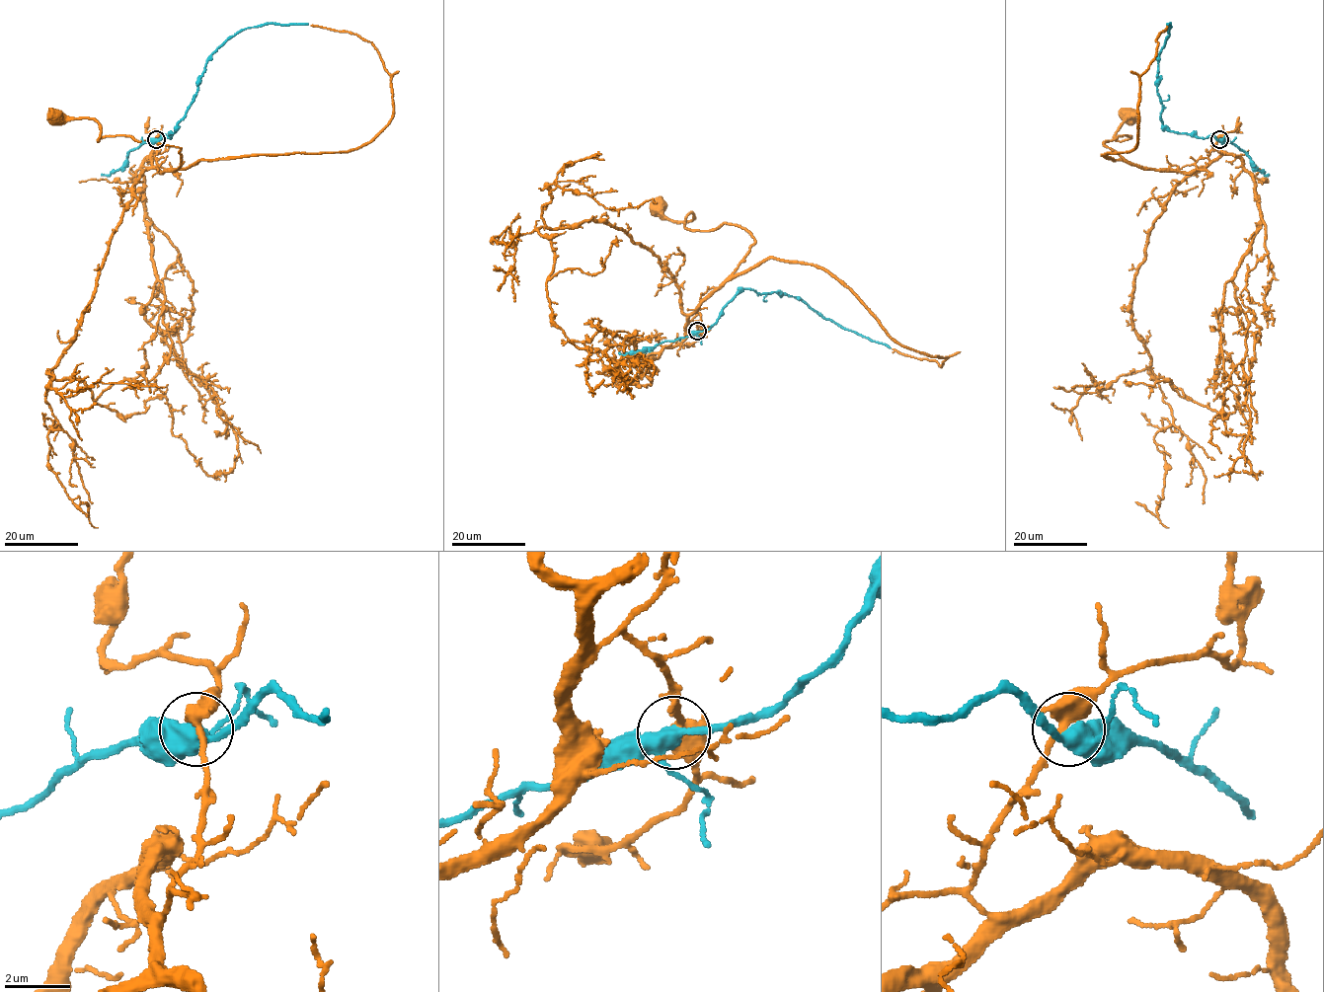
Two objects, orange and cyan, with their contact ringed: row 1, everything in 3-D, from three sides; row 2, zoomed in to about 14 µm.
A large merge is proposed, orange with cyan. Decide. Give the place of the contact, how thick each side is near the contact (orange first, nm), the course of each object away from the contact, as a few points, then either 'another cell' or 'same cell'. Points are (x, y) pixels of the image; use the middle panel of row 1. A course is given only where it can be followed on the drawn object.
at (697, 331); 420 nm thick on the orange side, 400 nm on the other; orange runs (698, 332), (689, 316), (754, 242), (735, 225), (690, 230), (693, 213), (671, 221), (659, 206); cyan runs (698, 332), (709, 329), (722, 309), (741, 288), (759, 294), (780, 292), (795, 296), (825, 319), (891, 347); same cell

